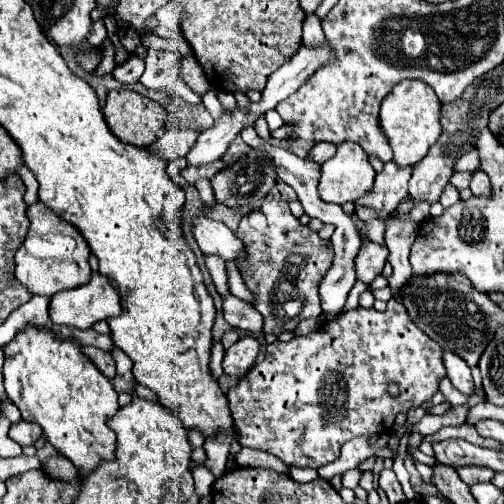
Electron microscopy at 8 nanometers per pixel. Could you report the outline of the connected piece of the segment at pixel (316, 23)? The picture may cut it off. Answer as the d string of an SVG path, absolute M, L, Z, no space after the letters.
M306 15L302 45L306 45L306 47L316 47L316 45L320 45L320 43L324 43L324 33L322 33L322 27L320 27L320 19L314 17L314 15Z

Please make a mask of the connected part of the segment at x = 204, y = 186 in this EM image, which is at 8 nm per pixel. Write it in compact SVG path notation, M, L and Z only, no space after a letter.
M201 179L195 184L195 187L200 193L201 200L206 205L211 205L214 202L214 195L211 188L210 180Z

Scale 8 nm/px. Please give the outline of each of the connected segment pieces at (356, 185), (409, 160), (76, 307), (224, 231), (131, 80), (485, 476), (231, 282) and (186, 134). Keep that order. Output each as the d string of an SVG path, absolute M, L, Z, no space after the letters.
M352 141L338 145L338 151L332 159L322 165L320 177L320 199L326 203L344 205L356 201L372 191L374 169L368 163L368 153Z
M418 79L400 81L384 99L380 107L380 129L384 131L390 147L392 147L392 161L398 167L408 167L418 163L428 149L436 143L442 133L440 127L440 101L432 87Z
M94 273L92 279L76 289L70 291L60 291L50 299L48 305L48 313L50 313L50 321L54 325L66 325L66 327L76 327L76 329L90 329L96 321L112 317L112 315L120 315L120 297L116 287L112 287L110 279Z
M196 215L192 235L202 253L220 255L224 261L236 261L244 249L244 243L222 221L214 221L206 215Z
M130 57L126 63L118 65L112 75L116 81L120 81L124 85L134 85L134 83L138 83L142 71L144 71L144 61L138 57Z
M460 467L460 469L456 469L456 473L468 485L490 481L494 477L494 471L488 471L488 467Z
M234 262L225 263L228 273L228 285L232 295L239 299L242 299L248 303L251 303L254 298L244 285L240 272Z
M170 129L158 141L154 141L150 149L158 151L164 161L184 157L192 149L192 143L196 143L198 135L200 129Z

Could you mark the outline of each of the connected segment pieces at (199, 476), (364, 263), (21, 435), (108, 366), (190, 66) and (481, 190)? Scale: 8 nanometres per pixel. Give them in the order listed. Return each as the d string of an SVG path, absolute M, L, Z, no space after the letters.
M194 467L192 475L194 475L194 483L196 483L196 493L200 497L208 495L210 489L212 489L212 483L214 483L214 475L208 473L206 467Z
M364 243L356 255L356 275L360 281L370 283L374 277L382 273L382 267L388 259L386 245L378 243Z
M18 421L10 427L10 437L20 445L32 445L38 437L42 437L42 427L28 421Z
M84 347L82 351L88 355L88 359L90 359L108 379L114 379L114 375L116 375L116 363L114 363L114 359L112 359L110 353L106 353L106 351L98 349L98 347Z
M182 57L180 73L184 75L188 87L190 87L194 93L198 93L200 97L202 97L204 93L208 93L208 91L214 91L214 87L210 85L210 81L208 81L208 77L204 75L202 65L198 63L196 57Z
M476 169L476 171L472 173L470 191L472 191L474 195L490 195L490 181L488 181L486 173L482 173L482 169Z

